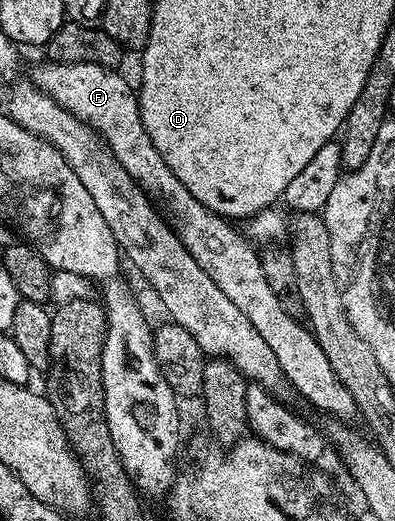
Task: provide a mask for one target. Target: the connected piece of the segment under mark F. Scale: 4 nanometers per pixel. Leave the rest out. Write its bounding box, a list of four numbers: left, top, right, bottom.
[32,59,359,423]

